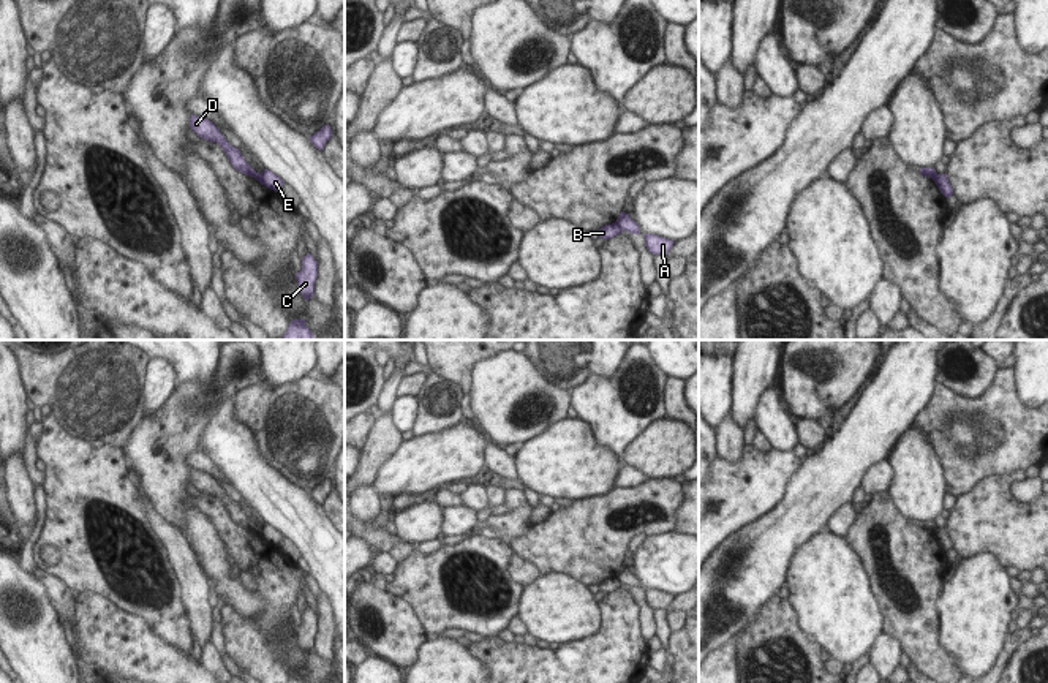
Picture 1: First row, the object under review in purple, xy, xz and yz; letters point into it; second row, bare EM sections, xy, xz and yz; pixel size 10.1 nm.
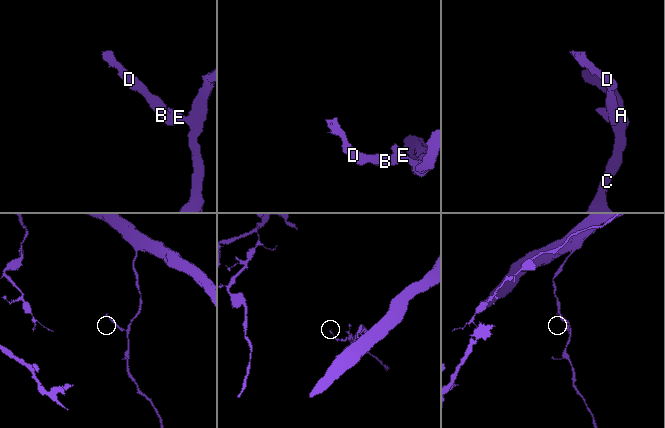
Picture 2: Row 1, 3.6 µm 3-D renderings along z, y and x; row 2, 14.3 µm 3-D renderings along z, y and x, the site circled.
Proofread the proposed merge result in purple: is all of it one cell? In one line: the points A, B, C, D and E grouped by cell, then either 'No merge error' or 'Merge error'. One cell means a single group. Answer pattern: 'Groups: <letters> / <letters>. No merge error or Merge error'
Groups: A C E / B D. Merge error.

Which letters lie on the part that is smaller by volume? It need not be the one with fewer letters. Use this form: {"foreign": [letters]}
{"foreign": ["B", "D"]}

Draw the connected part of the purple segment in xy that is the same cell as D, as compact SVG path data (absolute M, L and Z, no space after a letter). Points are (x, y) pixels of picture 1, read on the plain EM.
M190 471L190 482L201 492L210 496L217 496L223 506L228 509L231 519L245 530L254 531L261 539L264 539L261 528L256 526L243 512L239 503L232 501L213 476L204 471Z

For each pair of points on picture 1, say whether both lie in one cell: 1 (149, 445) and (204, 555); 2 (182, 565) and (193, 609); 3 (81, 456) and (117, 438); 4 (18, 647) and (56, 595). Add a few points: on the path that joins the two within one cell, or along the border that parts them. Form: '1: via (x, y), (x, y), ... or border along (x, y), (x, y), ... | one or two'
1: via (163, 471), (168, 501), (195, 528) | one
2: via (190, 576), (193, 581), (193, 598) | one
3: border along (106, 443), (124, 449) | two
4: border along (37, 573), (60, 617) | two

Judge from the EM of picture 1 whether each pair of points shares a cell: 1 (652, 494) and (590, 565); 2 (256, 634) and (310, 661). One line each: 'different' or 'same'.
1: same
2: different

